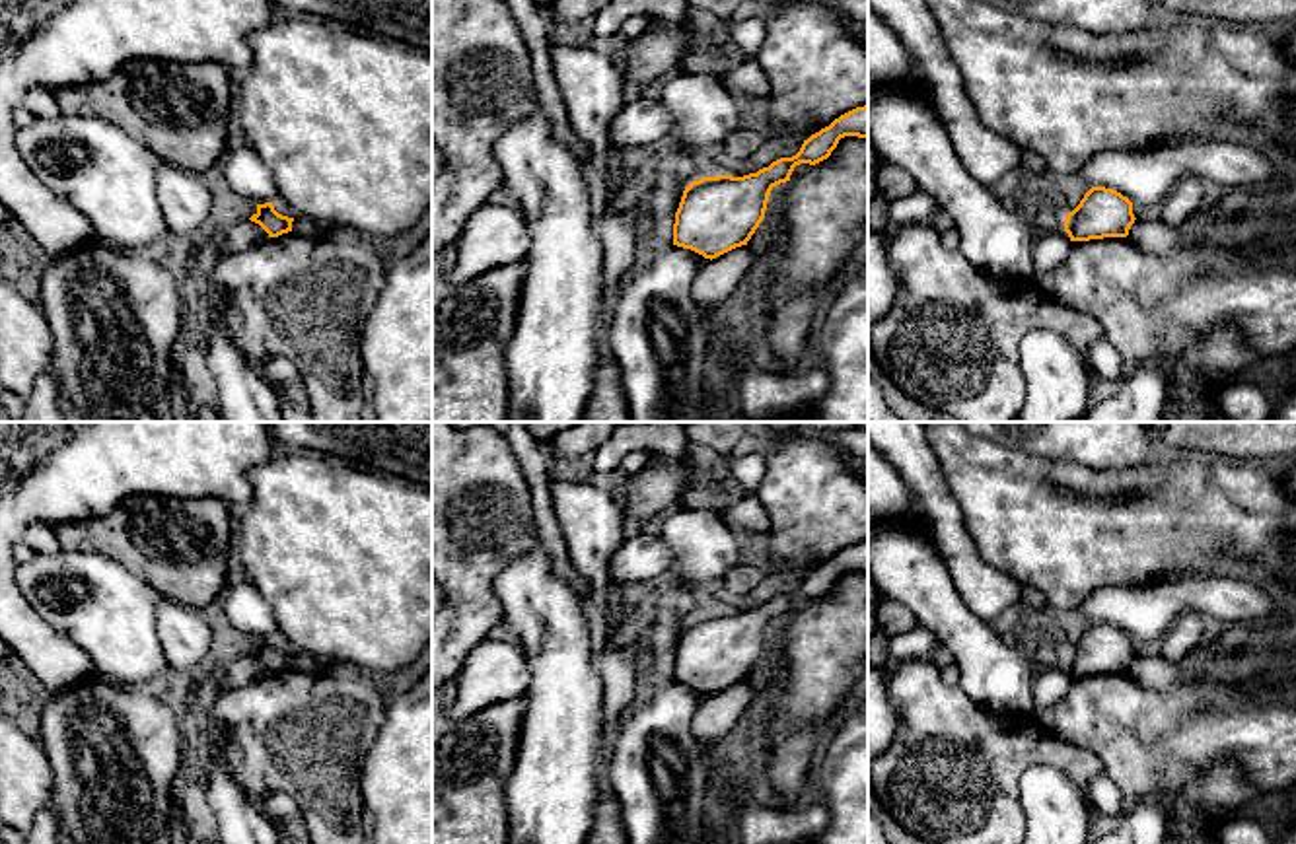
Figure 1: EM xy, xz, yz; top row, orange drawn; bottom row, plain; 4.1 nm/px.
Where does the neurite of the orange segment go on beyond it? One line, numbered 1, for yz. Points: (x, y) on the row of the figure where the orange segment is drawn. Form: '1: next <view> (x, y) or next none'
1: next none

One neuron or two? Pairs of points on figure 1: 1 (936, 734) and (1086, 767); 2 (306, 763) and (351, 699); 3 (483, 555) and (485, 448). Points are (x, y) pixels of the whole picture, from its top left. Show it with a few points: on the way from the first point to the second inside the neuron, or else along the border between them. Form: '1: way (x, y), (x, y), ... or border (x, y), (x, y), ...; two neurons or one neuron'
1: way (973, 745), (1036, 745), (1049, 751); one neuron
2: way (310, 747), (310, 739), (335, 714); one neuron
3: way (483, 527), (483, 475); one neuron

